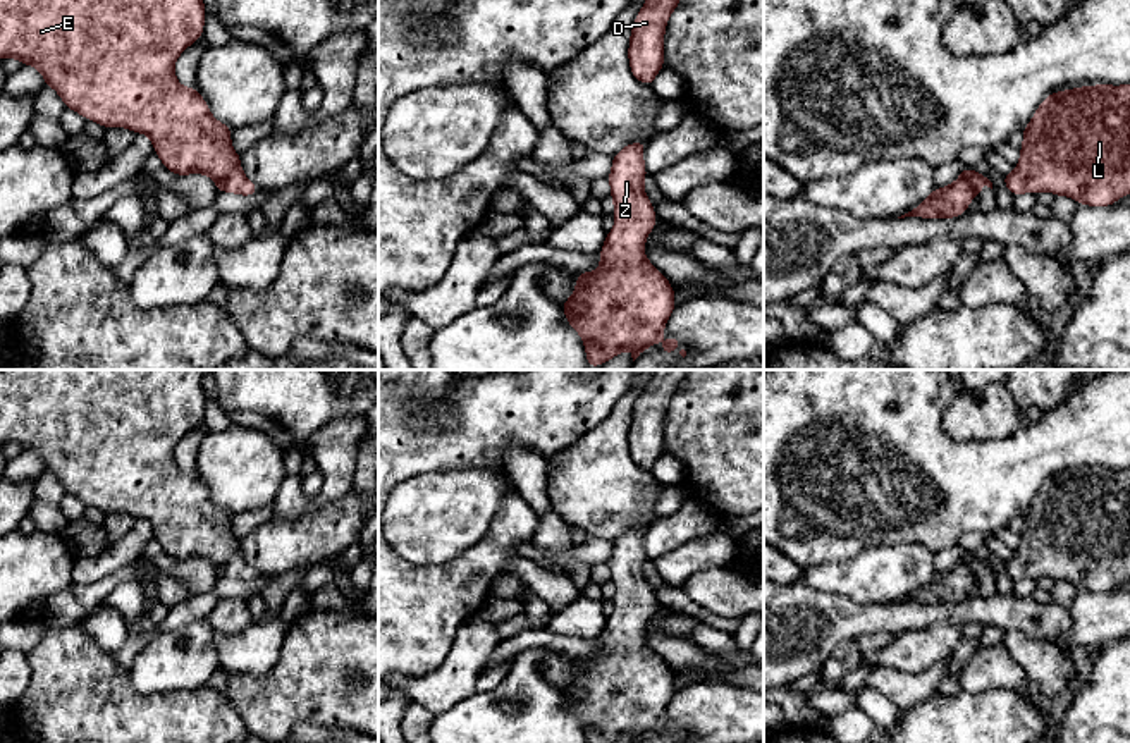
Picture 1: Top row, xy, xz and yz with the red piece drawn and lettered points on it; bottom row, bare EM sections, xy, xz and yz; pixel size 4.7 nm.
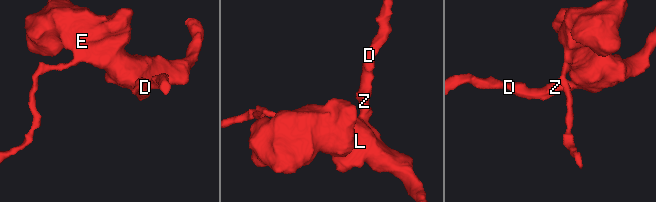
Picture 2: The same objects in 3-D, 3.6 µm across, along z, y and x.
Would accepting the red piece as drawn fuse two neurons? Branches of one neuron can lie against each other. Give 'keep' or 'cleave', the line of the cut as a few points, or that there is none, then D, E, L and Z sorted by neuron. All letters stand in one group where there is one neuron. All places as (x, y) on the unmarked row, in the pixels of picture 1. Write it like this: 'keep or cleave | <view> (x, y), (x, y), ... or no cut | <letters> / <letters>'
keep | no cut | D E L Z

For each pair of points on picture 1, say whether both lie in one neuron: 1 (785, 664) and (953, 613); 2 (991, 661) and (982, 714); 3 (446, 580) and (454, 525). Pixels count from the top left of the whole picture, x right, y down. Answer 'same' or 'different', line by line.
1: same
2: different
3: different

